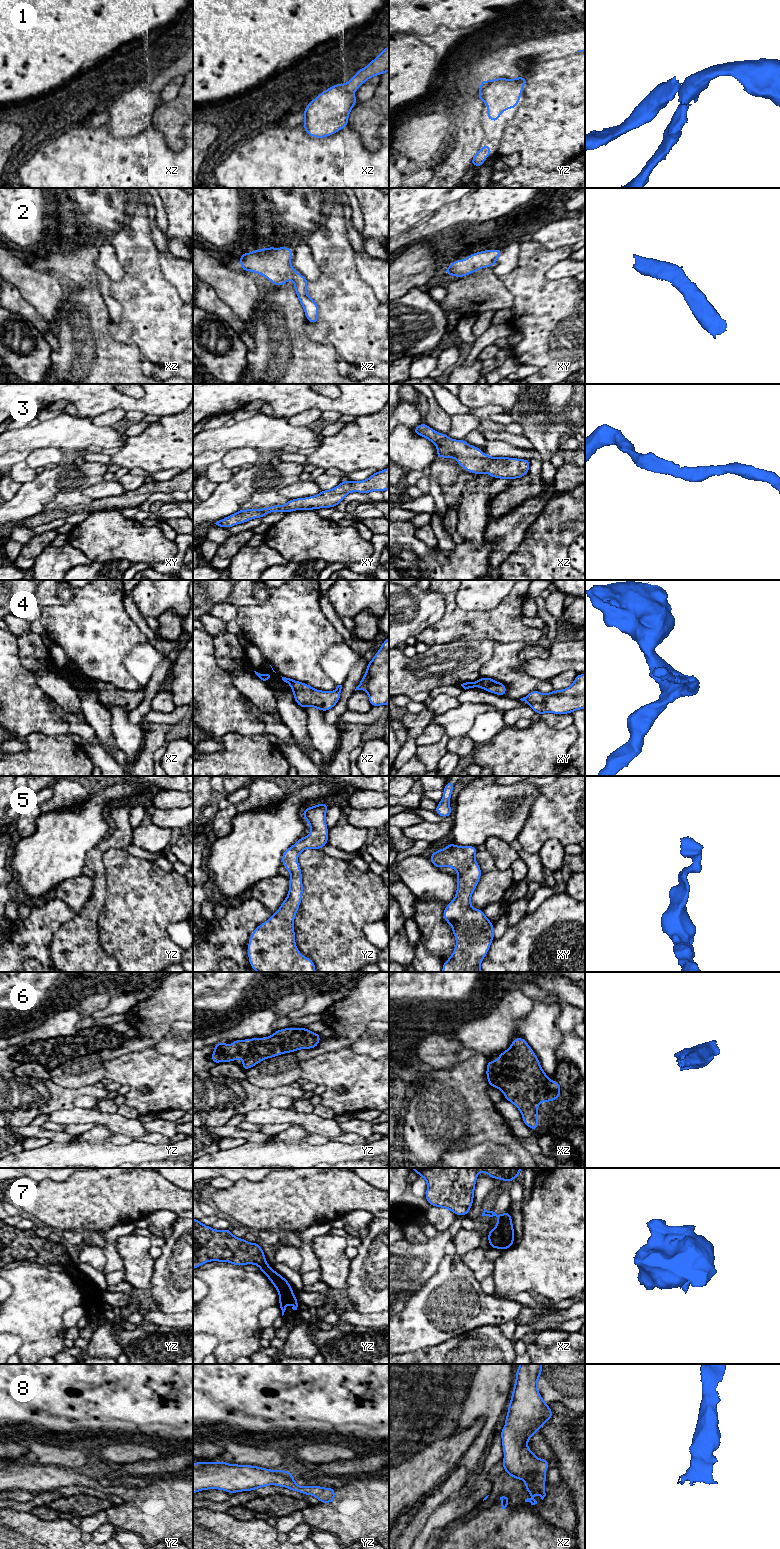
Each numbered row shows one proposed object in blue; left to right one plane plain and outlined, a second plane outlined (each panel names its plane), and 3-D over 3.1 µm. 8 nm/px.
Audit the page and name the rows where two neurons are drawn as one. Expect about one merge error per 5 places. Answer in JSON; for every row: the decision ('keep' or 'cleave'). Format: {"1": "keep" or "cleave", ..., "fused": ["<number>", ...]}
{"1": "cleave", "2": "keep", "3": "keep", "4": "keep", "5": "keep", "6": "keep", "7": "keep", "8": "keep", "fused": ["1"]}

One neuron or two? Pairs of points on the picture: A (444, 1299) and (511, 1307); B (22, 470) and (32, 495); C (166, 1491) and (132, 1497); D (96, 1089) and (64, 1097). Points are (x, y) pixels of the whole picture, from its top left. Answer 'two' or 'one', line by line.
A: one
B: two
C: one
D: one

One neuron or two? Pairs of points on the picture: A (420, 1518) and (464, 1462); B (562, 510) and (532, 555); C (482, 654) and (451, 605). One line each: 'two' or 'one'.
A: two
B: one
C: two

